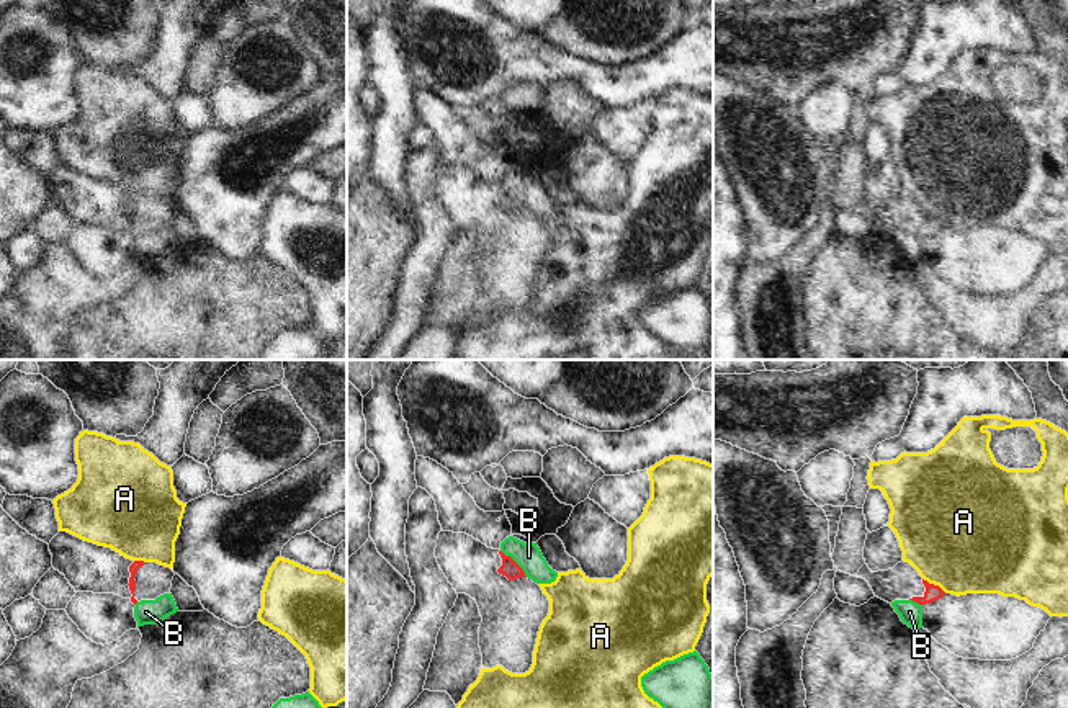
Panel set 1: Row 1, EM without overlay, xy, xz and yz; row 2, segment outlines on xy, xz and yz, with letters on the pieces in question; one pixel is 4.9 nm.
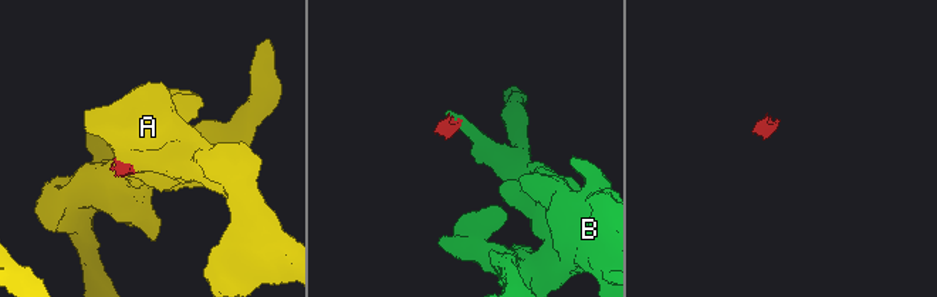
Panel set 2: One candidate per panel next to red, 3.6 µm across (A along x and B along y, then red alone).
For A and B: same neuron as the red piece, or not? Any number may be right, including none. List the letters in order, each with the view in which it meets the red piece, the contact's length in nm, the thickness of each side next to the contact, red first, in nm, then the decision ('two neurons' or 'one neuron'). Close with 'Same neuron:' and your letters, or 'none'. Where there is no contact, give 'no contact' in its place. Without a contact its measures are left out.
A: yz | 140 nm | 80/480 nm | two neurons
B: xz | 190 nm | 90/130 nm | two neurons
Same neuron: none

